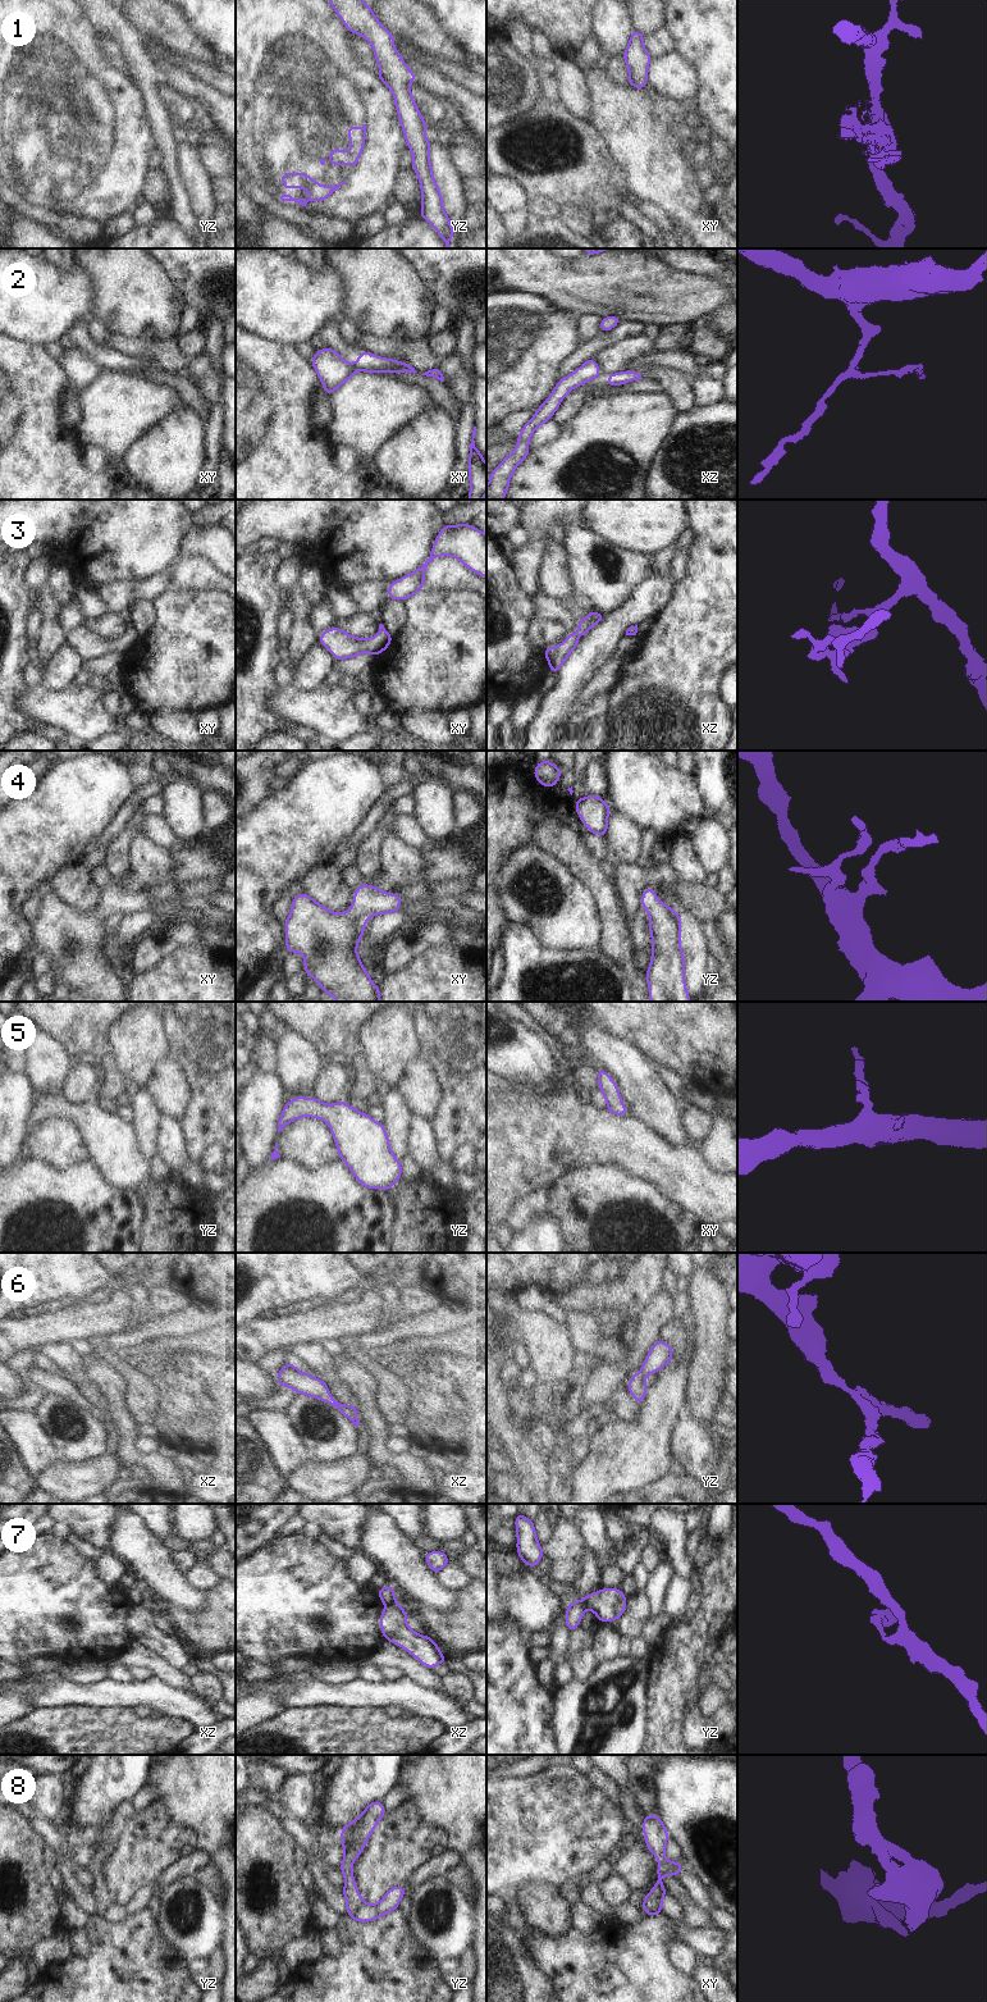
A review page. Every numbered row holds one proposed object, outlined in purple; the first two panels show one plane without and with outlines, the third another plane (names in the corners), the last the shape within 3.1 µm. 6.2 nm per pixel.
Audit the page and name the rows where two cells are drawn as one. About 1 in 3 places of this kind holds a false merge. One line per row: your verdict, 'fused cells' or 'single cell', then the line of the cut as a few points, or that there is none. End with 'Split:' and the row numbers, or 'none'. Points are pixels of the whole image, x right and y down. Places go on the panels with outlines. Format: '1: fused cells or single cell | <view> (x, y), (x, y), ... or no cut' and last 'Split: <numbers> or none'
1: fused cells | yz (383, 77), (384, 82)
2: fused cells | xy (350, 364), (356, 370)
3: single cell | no cut
4: single cell | no cut
5: single cell | no cut
6: fused cells | yz (640, 1371), (647, 1375)
7: fused cells | yz (583, 1599), (586, 1608)
8: single cell | no cut
Split: 1, 2, 6, 7

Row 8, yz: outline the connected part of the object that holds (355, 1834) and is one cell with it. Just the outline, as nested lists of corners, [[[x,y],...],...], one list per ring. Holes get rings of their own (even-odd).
[[[373,1801],[364,1809],[358,1818],[342,1827],[339,1832],[342,1835],[341,1846],[344,1850],[339,1870],[344,1876],[344,1887],[342,1891],[346,1901],[347,1916],[361,1924],[374,1921],[397,1910],[401,1900],[406,1894],[406,1888],[403,1885],[394,1885],[378,1903],[366,1903],[357,1889],[352,1873],[355,1859],[364,1852],[367,1839],[385,1814],[387,1811],[383,1806],[383,1801]]]

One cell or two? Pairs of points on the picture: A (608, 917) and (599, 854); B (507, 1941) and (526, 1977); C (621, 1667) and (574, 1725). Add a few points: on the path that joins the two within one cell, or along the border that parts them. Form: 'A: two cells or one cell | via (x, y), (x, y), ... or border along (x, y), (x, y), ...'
A: two cells | border along (580, 837), (584, 847), (598, 861)
B: one cell | via (507, 1950), (507, 1957), (517, 1968)
C: one cell | via (603, 1678), (586, 1686), (579, 1708)

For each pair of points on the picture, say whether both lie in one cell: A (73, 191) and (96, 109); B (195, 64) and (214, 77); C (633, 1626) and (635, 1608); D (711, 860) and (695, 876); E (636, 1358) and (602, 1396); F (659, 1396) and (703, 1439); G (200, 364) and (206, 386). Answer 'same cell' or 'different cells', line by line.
A: same cell
B: same cell
C: same cell
D: different cells
E: same cell
F: different cells
G: same cell

